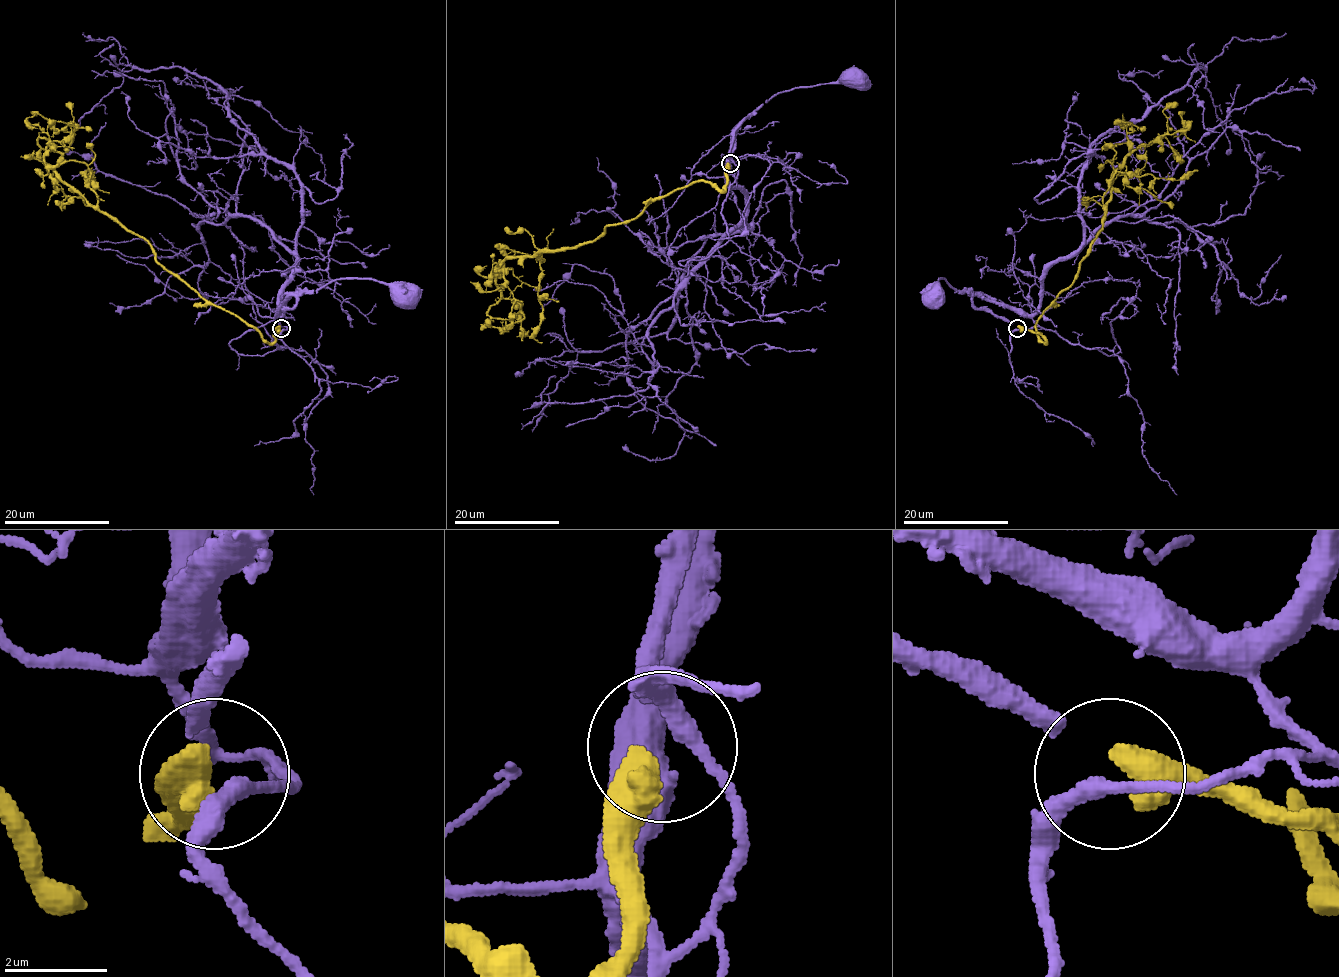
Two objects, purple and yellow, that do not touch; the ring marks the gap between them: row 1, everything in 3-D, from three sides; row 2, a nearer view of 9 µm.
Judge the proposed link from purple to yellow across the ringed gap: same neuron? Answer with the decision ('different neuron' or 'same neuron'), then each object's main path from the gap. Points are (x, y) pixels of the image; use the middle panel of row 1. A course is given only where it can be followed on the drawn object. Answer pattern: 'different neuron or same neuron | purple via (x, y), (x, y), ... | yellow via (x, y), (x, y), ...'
same neuron | purple via (732, 162), (732, 183), (726, 169), (736, 129), (765, 102), (833, 83), (846, 71), (854, 75) | yellow via (729, 164), (722, 190), (695, 181), (587, 244), (509, 256), (496, 284), (523, 317), (480, 330)

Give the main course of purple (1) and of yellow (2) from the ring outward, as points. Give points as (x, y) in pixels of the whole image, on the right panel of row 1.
1: (1017, 329), (1038, 326), (1029, 317), (980, 296), (956, 291), (942, 279), (926, 293), (930, 297)
2: (1018, 327), (1044, 342), (1035, 324), (1070, 285), (1099, 235), (1110, 176), (1141, 145), (1179, 131), (1184, 113)

